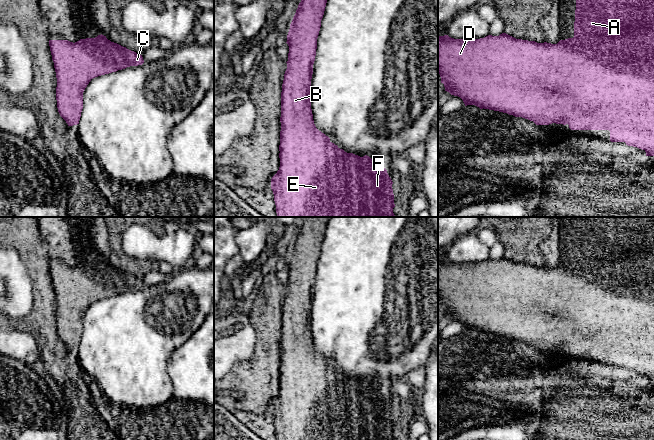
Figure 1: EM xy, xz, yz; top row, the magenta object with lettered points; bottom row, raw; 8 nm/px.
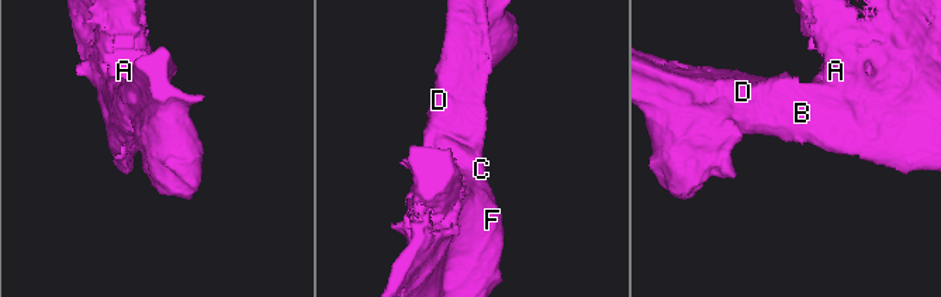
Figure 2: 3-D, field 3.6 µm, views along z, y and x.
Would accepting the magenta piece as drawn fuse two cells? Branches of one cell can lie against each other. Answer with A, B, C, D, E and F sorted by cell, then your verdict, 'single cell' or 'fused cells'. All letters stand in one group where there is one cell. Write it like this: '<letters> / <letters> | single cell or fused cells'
A B C D E F | single cell

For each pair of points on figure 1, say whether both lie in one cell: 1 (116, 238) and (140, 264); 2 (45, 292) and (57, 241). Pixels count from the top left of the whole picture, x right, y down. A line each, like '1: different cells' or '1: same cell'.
1: same cell
2: same cell

